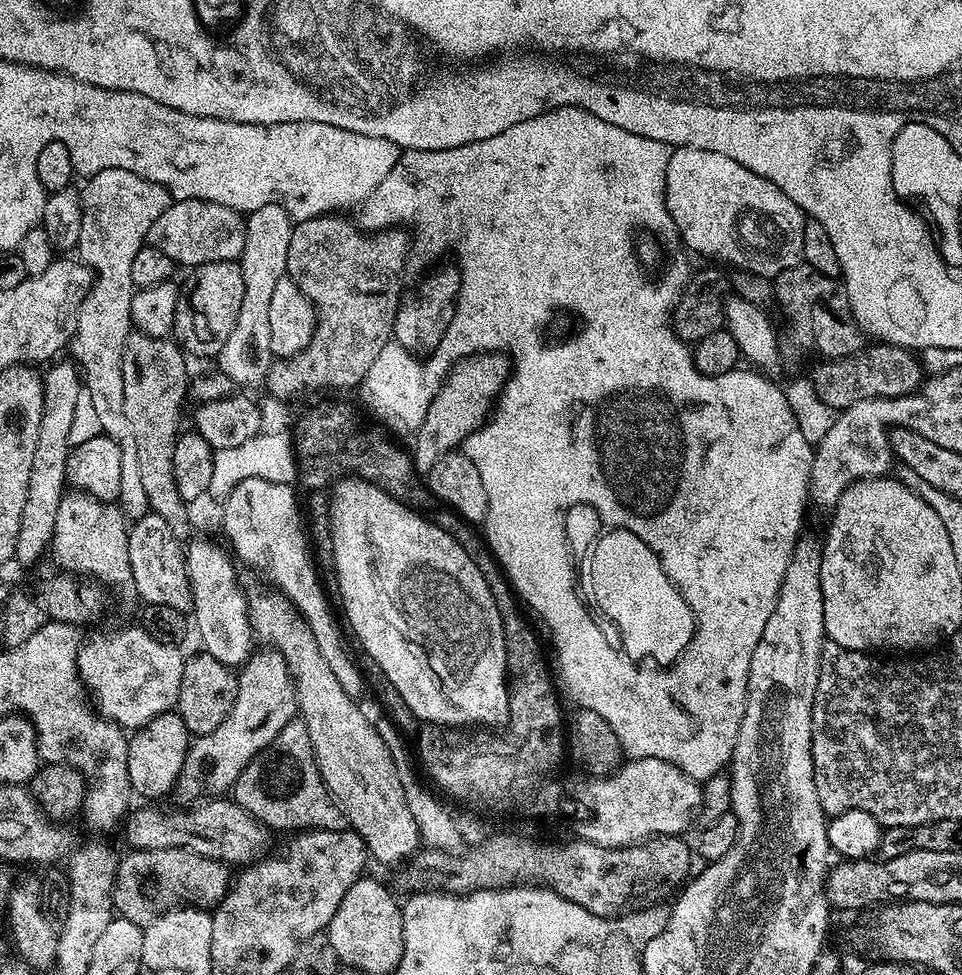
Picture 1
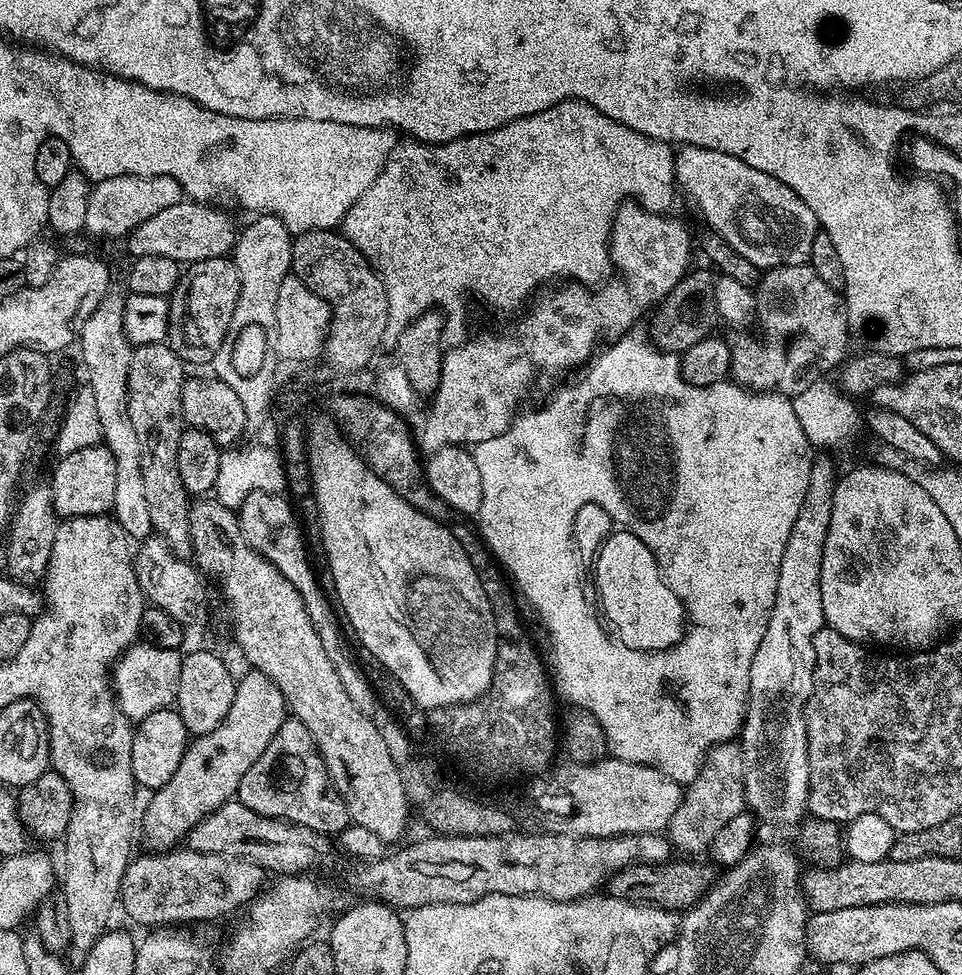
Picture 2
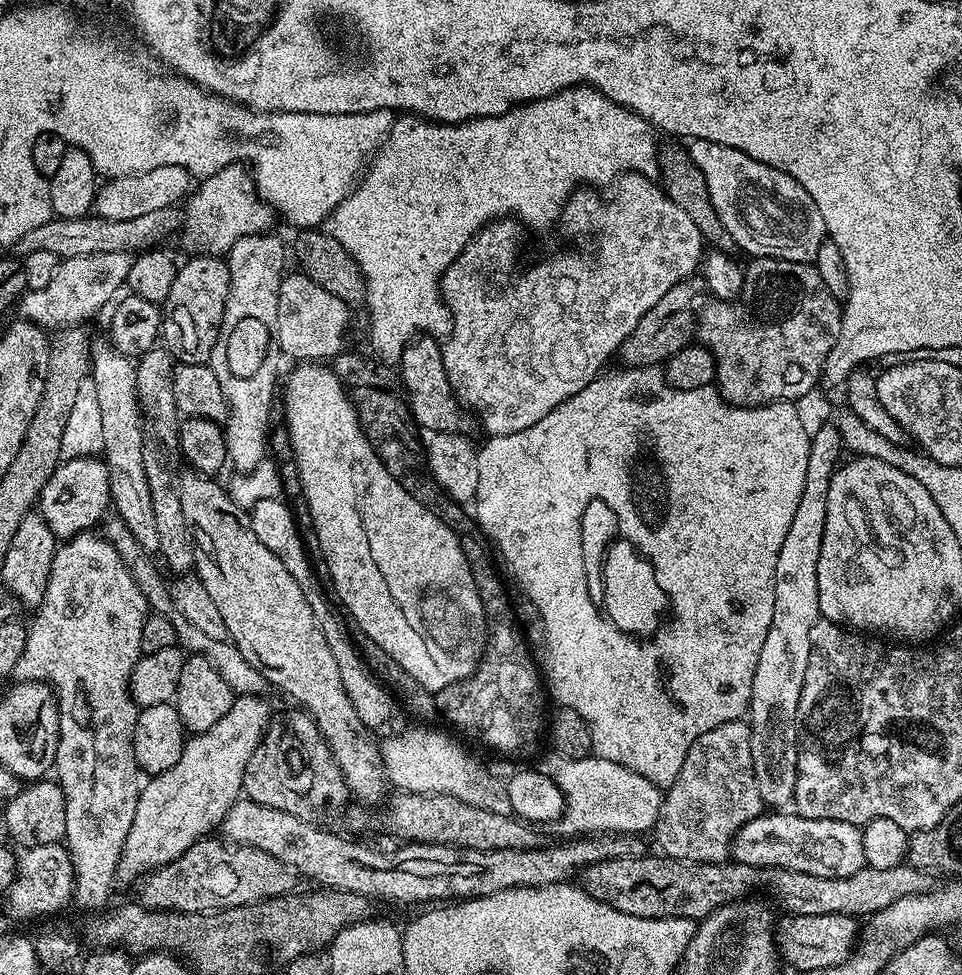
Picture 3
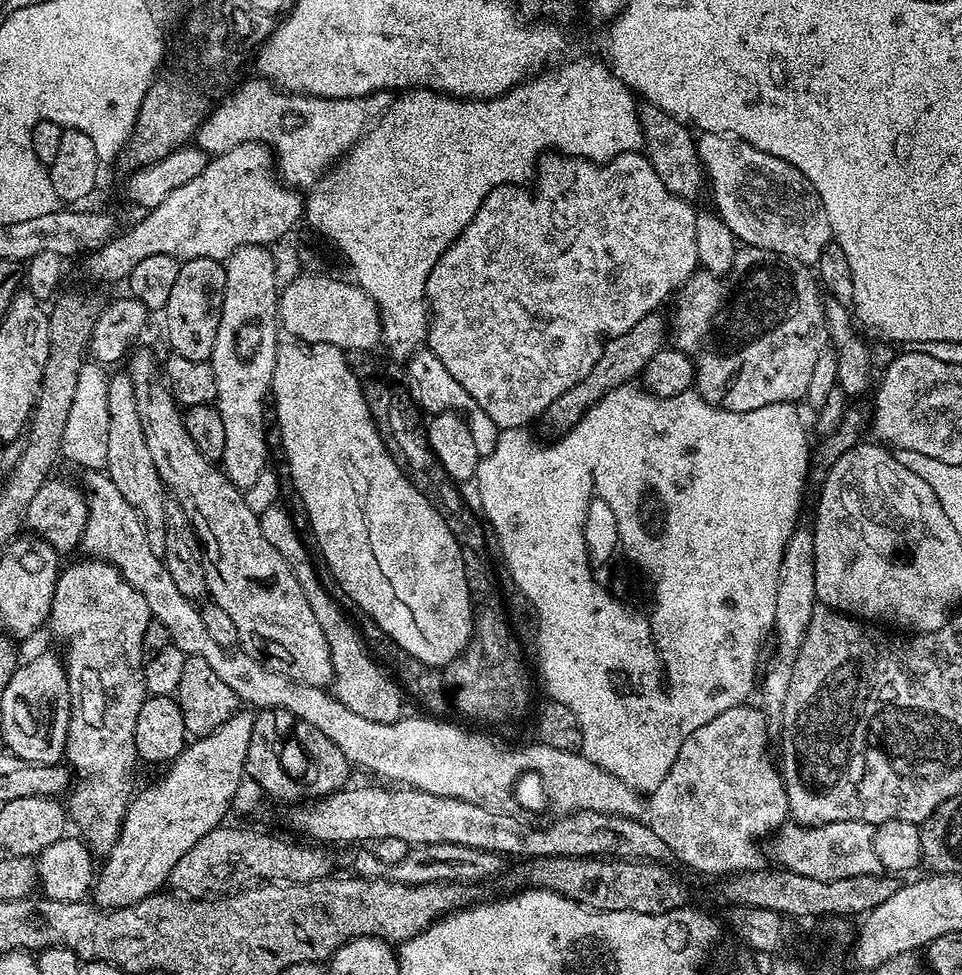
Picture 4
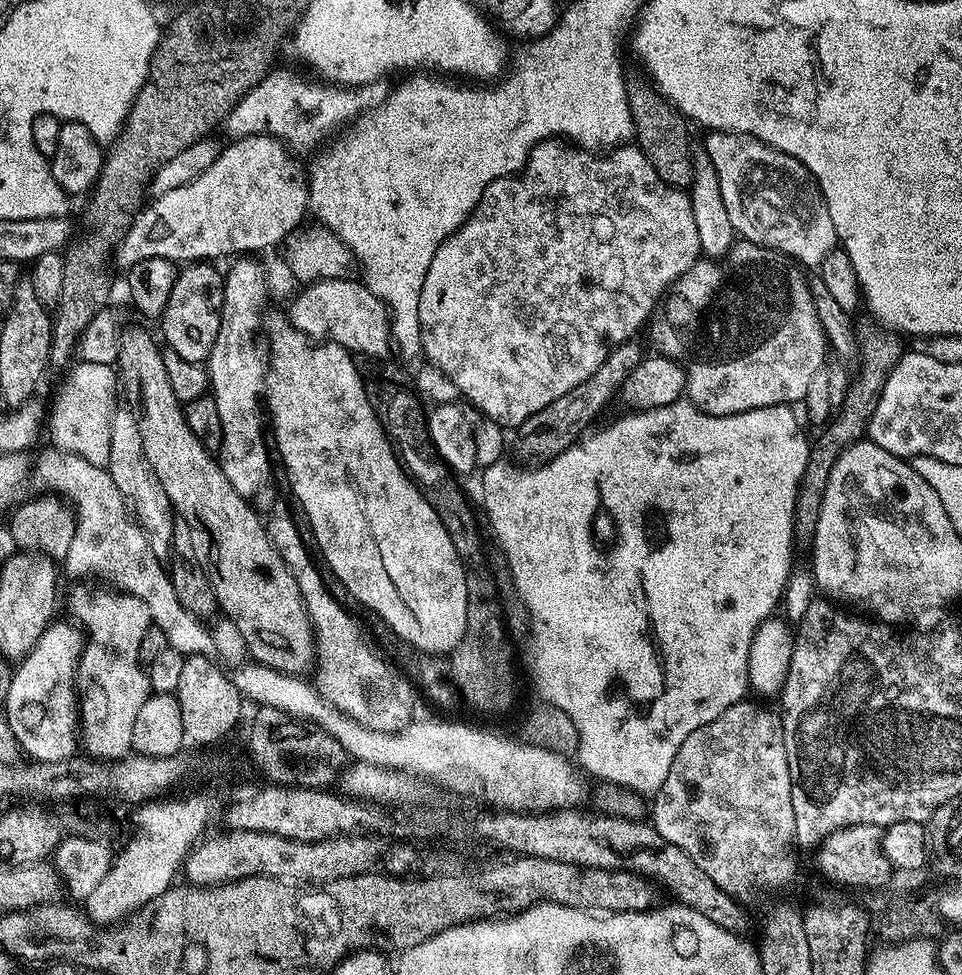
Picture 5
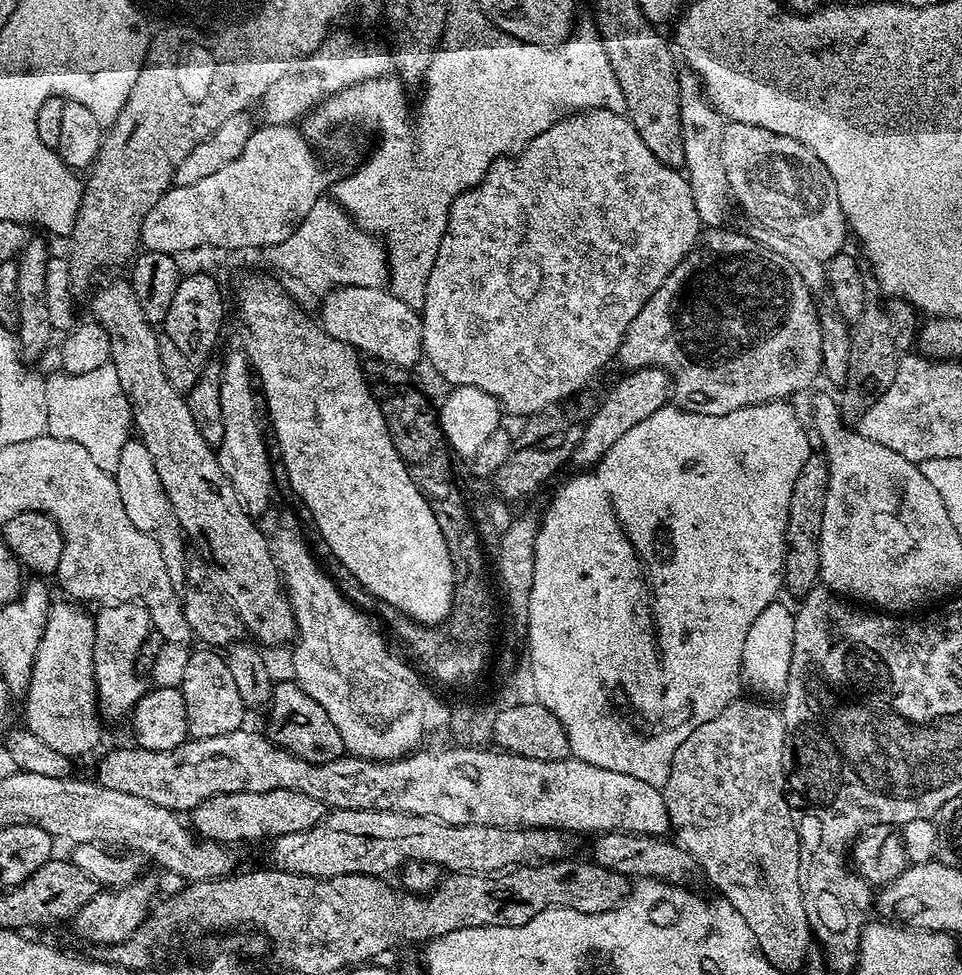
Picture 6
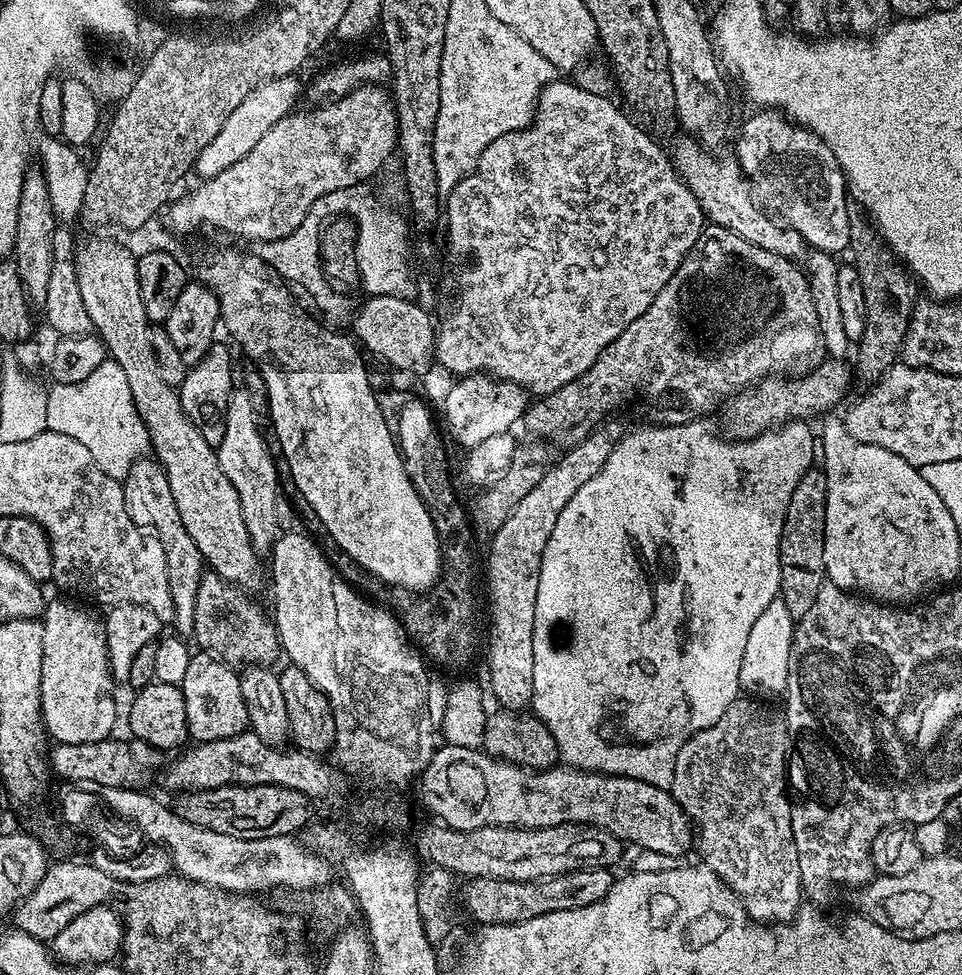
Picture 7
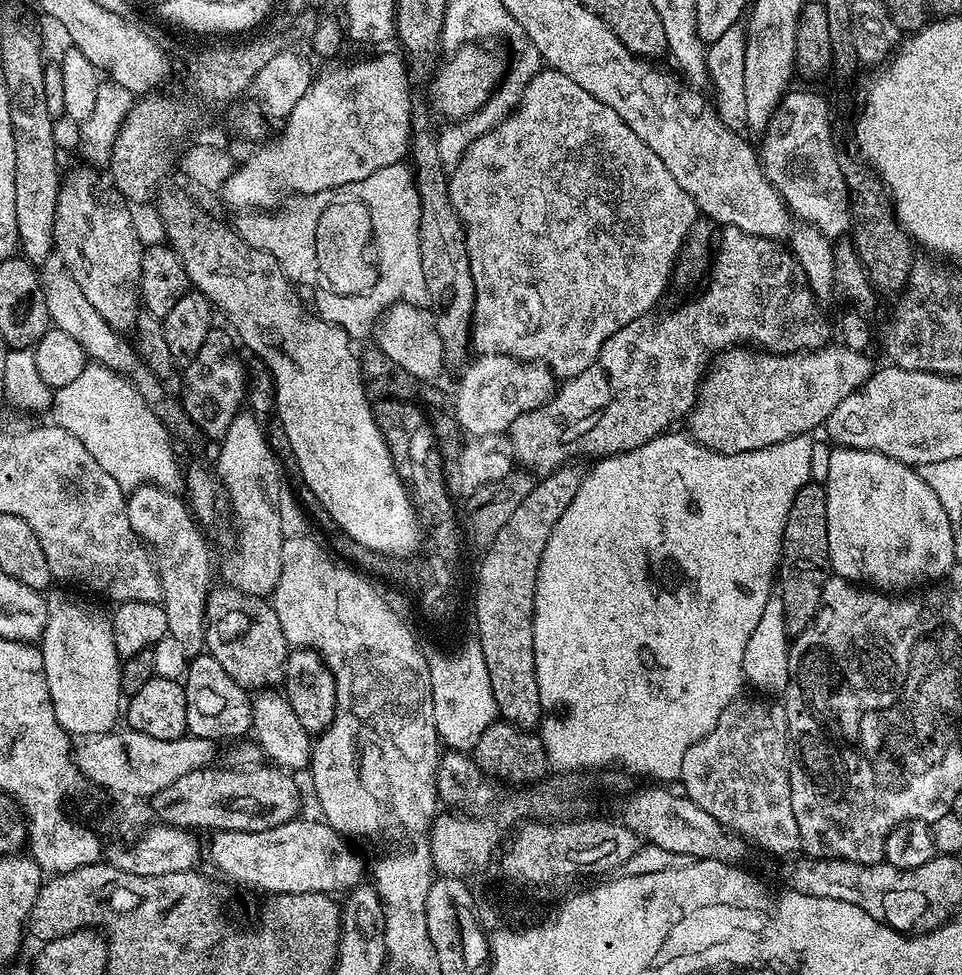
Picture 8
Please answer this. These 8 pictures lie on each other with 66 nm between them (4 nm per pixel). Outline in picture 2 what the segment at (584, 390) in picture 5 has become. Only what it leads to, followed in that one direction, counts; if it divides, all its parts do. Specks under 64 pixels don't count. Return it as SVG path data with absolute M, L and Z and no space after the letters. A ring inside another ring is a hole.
M693 267L684 275L684 279L678 282L678 286L674 286L674 290L670 290L670 294L666 294L666 298L660 301L660 313L652 320L652 336L650 332L651 343L657 348L679 354L713 335L715 328L712 327L718 324L714 306L716 276L707 267L704 268Z

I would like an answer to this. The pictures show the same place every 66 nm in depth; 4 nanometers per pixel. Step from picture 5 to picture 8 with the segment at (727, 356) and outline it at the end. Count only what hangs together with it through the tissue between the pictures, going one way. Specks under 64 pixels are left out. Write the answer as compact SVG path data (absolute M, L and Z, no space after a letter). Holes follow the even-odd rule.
M725 227L721 232L724 233L720 236L720 253L717 256L715 253L711 261L708 285L701 296L662 313L660 320L652 320L651 315L646 315L622 326L622 330L606 338L600 355L582 370L582 374L567 377L542 406L514 418L506 435L512 445L515 463L523 471L543 478L580 458L576 456L616 456L619 452L634 450L656 436L663 436L691 412L700 381L714 354L728 348L763 346L769 352L803 352L823 348L833 339L833 325L831 328L827 318L820 313L821 305L808 285L802 266L783 243L764 236L751 236L737 228Z

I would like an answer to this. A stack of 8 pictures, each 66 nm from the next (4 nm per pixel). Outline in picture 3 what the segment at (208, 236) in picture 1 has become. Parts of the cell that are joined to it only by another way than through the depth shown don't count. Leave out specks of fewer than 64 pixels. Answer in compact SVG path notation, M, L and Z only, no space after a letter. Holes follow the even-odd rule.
M175 207L163 208L142 214L129 220L103 220L100 216L89 214L82 218L55 218L44 224L36 224L30 234L22 234L22 238L14 246L15 251L27 254L34 250L46 250L49 254L66 258L82 258L82 254L110 254L111 252L139 253L151 246L161 243L176 228L181 227L181 219Z

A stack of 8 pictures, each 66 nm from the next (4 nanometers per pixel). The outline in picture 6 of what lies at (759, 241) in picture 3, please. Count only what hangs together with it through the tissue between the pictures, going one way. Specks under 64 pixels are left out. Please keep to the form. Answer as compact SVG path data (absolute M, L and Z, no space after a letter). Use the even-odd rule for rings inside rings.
M728 122L722 138L722 166L726 166L731 199L735 203L737 200L745 214L756 220L752 222L771 225L785 236L804 241L806 250L825 262L845 247L848 223L838 202L834 178L830 178L830 170L822 166L814 150L802 142L779 136L762 126Z

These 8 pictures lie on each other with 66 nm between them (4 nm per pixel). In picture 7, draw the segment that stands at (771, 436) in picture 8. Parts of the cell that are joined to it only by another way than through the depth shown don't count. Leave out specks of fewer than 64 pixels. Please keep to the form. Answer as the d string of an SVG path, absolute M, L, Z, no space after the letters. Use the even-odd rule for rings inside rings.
M831 358L824 359L813 372L801 374L798 376L787 376L784 374L778 376L767 376L764 380L759 380L750 388L736 393L723 405L724 424L729 428L733 437L741 440L751 440L754 436L761 436L770 428L779 428L782 424L787 424L789 420L804 420L812 418L808 416L819 417L821 414L827 413L844 395L848 392L848 376L850 380L850 368L844 360L834 360Z

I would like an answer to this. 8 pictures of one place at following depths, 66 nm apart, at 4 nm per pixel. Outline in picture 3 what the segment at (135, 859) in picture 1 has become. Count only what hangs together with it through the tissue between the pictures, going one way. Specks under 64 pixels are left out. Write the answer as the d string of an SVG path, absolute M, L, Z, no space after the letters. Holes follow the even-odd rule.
M205 838L190 846L186 854L174 858L174 862L155 868L143 877L138 884L138 900L154 912L215 912L221 908L241 908L243 904L254 904L265 898L281 895L280 871L282 865L278 858L257 848L251 848L249 844L234 844L220 838Z

